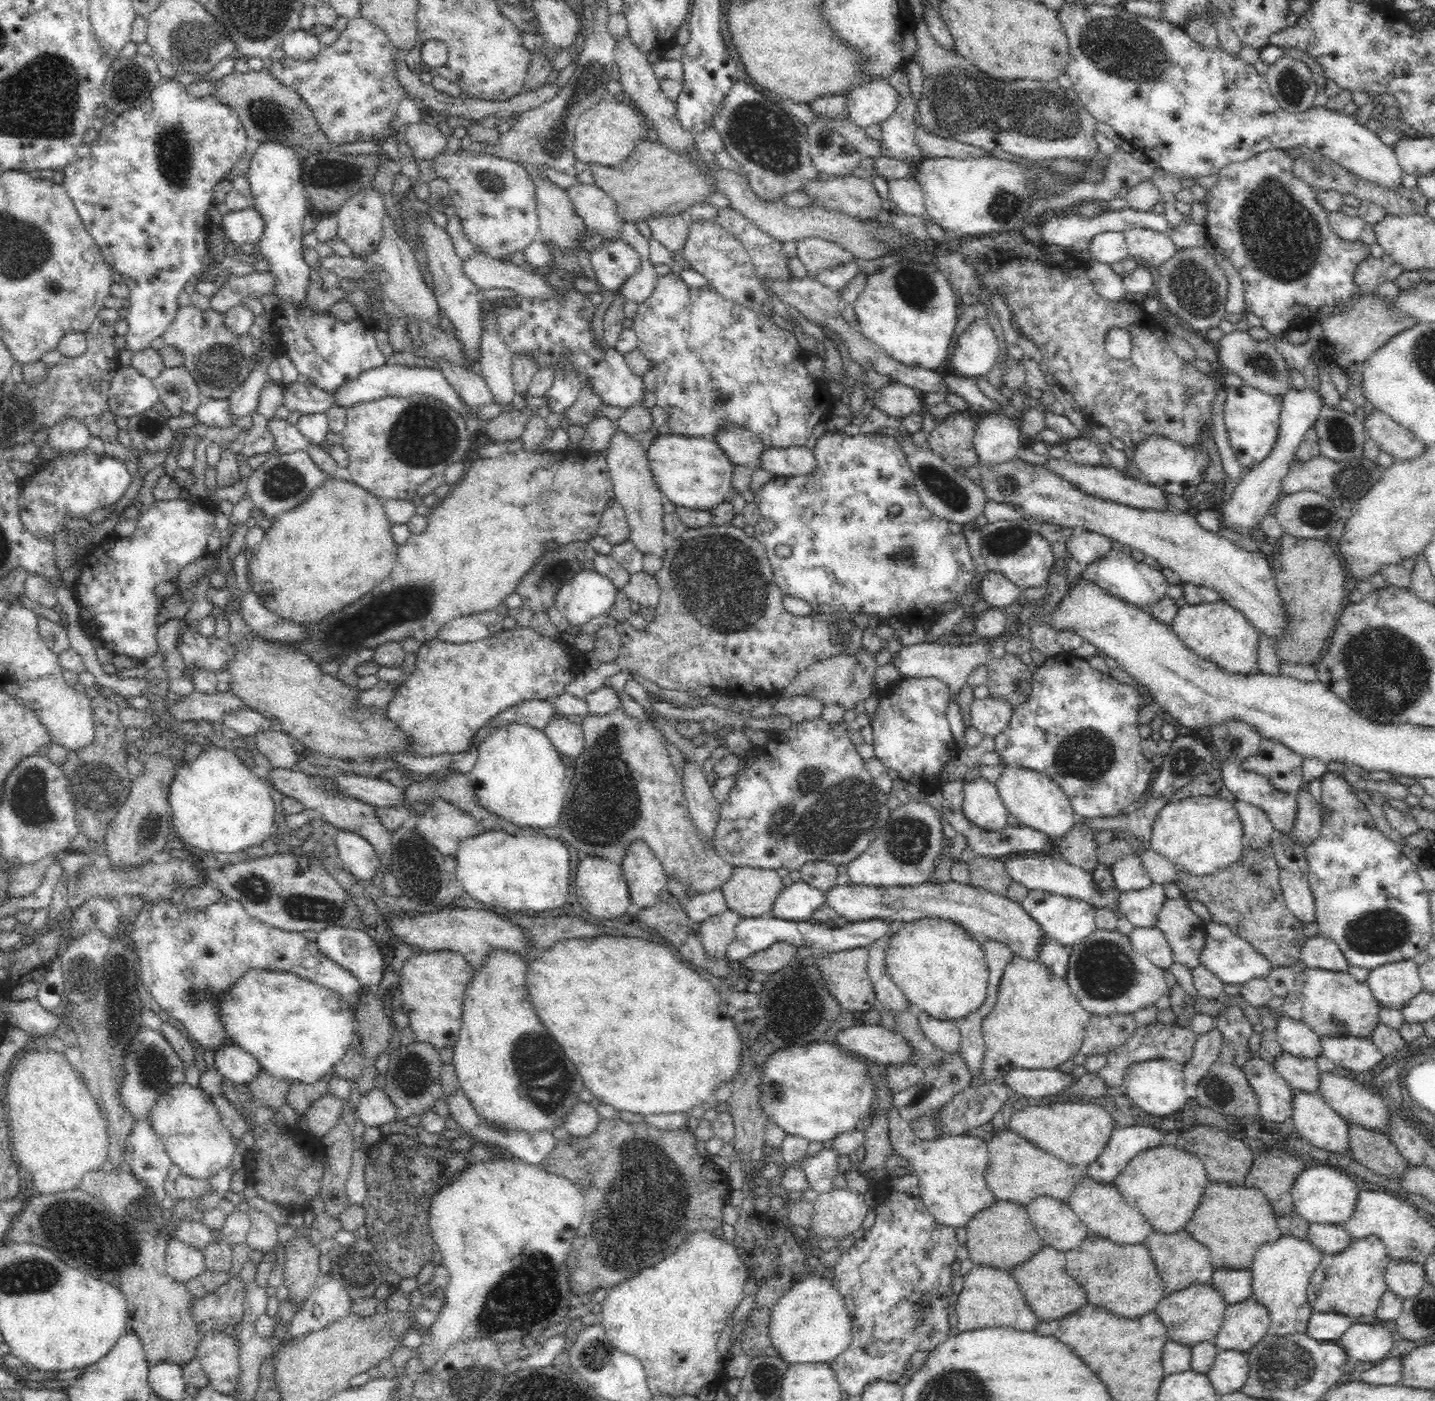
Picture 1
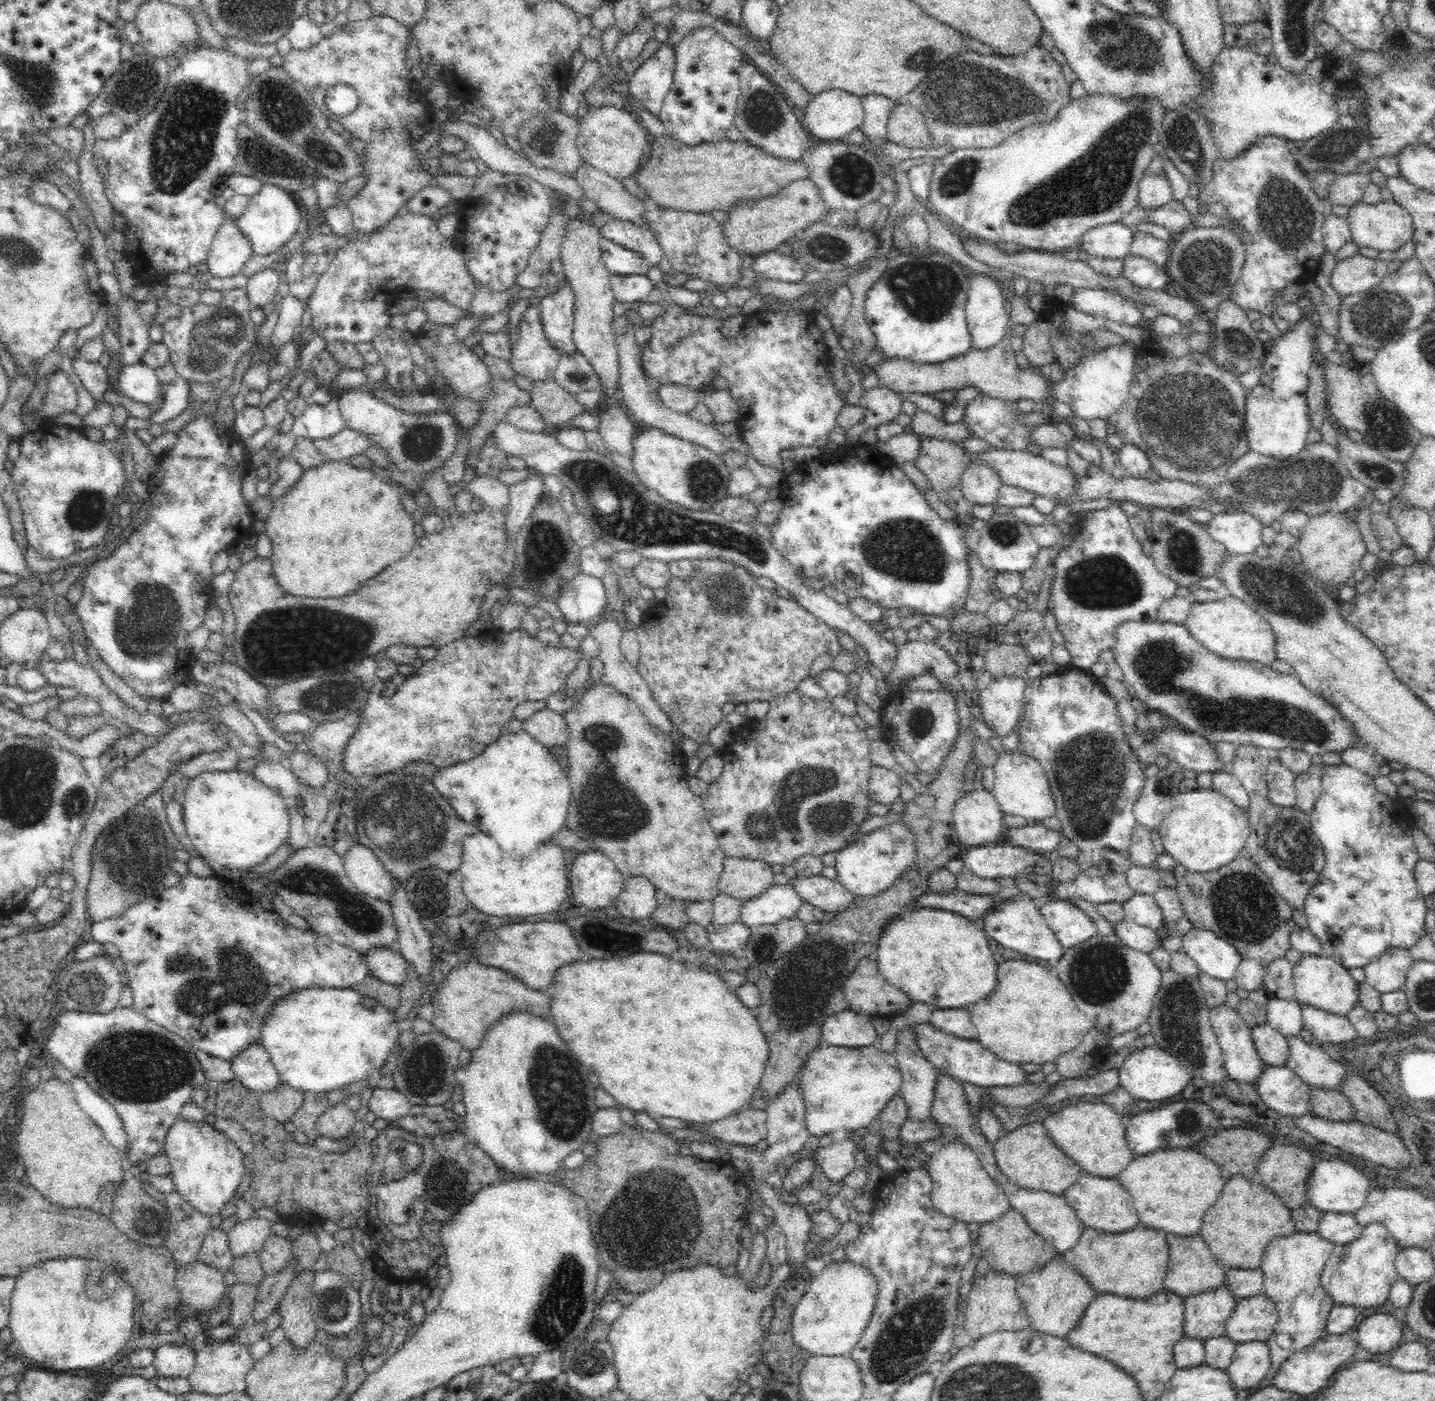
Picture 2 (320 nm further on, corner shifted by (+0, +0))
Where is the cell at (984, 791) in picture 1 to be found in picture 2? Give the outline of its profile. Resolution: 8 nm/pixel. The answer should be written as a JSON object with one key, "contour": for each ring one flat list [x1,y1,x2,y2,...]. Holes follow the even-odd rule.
{"contour":[[975,788,970,794,962,795,953,810,958,842,964,848,996,844,1007,828,1003,817,991,790]]}

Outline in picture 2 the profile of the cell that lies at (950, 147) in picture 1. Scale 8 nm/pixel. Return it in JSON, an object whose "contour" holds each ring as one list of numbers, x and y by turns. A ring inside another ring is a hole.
{"contour":[[907,100,896,104,887,123,887,140,898,146,925,148,932,146,931,135,923,117]]}

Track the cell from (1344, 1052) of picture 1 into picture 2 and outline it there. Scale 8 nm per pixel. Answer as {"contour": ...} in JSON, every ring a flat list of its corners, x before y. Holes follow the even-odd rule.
{"contour":[[1302,1004,1300,1008,1303,1029,1312,1033,1313,1043,1318,1046,1325,1043,1338,1046,1339,1043,1351,1042,1351,1040,1355,1040,1359,1036,1353,1031,1350,1022,1342,1016,1306,1004]]}

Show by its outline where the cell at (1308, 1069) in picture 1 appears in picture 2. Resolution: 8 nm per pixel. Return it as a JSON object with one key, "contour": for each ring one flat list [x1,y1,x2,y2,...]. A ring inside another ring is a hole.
{"contour":[[1267,1023,1249,1028,1255,1050,1263,1062,1270,1066,1285,1066,1289,1056,1286,1038]]}

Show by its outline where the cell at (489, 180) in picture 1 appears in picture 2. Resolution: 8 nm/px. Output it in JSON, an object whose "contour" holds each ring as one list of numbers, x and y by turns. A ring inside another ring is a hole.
{"contour":[[488,169,485,173,476,176,476,188,466,202,460,202,459,225,454,236,458,236,466,263,466,268,478,283,484,288,504,291,515,284,517,276,524,270,538,243,541,234,551,218,551,209,554,207,550,200,548,188,536,179,521,174,504,174,503,171]]}

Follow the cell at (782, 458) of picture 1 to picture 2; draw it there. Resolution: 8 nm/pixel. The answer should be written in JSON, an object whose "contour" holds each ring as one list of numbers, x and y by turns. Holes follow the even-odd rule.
{"contour":[[614,317,611,324,614,337,616,337,616,345,618,345,618,362,619,362,619,386,623,394,623,405,627,412,637,422,639,427,654,427,664,432,675,436,676,438,684,439,688,442,694,442,705,446,708,450,716,454,723,455,728,450,737,450,742,455,750,454,748,443,742,439,741,435,734,433,731,436,724,436,712,425,701,423,700,421,688,416,688,413,673,411,664,406,664,403,659,400,656,392,653,392,646,381,646,376,640,369,640,353,639,346,635,340,634,326,623,317]]}

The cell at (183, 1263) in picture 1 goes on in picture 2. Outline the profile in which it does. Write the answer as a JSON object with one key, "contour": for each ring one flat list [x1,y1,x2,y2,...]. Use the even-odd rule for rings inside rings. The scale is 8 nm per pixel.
{"contour":[[198,1260,177,1267,175,1285,181,1295,181,1303,192,1307,196,1317,215,1311,228,1293,224,1273]]}

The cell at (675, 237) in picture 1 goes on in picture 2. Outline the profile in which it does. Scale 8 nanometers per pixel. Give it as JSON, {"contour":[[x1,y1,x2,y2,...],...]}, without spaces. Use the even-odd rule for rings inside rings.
{"contour":[[588,162,576,166,574,178,584,189,585,196,595,202,600,212,642,227,642,214,646,204,629,194,621,181,594,168]]}

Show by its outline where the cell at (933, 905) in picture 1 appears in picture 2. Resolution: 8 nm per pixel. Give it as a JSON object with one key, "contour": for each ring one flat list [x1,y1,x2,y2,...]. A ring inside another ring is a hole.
{"contour":[[823,875,800,876,790,878,792,888,799,894,802,902,808,903,824,912,842,912,851,907,855,896,846,890,838,880]]}

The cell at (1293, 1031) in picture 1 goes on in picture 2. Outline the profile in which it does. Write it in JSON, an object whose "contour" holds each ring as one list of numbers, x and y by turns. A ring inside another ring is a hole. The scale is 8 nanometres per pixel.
{"contour":[[1268,997,1266,1004,1267,1024,1284,1037,1299,1036,1303,1029,1301,1006,1296,999]]}

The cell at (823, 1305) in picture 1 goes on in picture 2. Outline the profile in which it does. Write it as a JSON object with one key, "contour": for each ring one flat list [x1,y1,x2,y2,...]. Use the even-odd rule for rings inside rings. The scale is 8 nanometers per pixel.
{"contour":[[844,1259,827,1261,793,1310,793,1341,812,1355,849,1355,872,1318,876,1300,877,1280,868,1269]]}

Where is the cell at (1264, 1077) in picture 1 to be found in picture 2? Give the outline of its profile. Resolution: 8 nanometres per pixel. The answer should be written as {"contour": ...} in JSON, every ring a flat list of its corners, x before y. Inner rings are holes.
{"contour":[[1220,1004,1220,1006,1214,1006,1214,1008,1209,1010,1209,1020,1212,1031,1216,1034,1217,1042,1221,1047,1224,1068,1229,1078,1238,1081,1238,1084,1255,1084,1263,1072,1264,1062,1255,1050,1250,1028,1246,1025,1242,1016,1240,1016,1235,1008]]}

